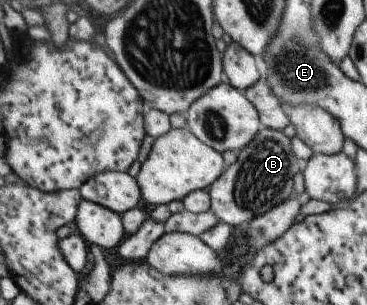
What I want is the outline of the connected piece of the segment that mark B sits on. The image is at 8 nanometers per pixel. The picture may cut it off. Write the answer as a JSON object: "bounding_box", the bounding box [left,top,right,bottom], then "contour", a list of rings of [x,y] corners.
{"bounding_box":[210,127,300,227],"contour":[[[263,127],[253,142],[238,153],[238,159],[210,187],[211,209],[220,222],[242,227],[295,196],[292,182],[300,170],[300,160],[292,150],[292,140],[284,132]]]}

